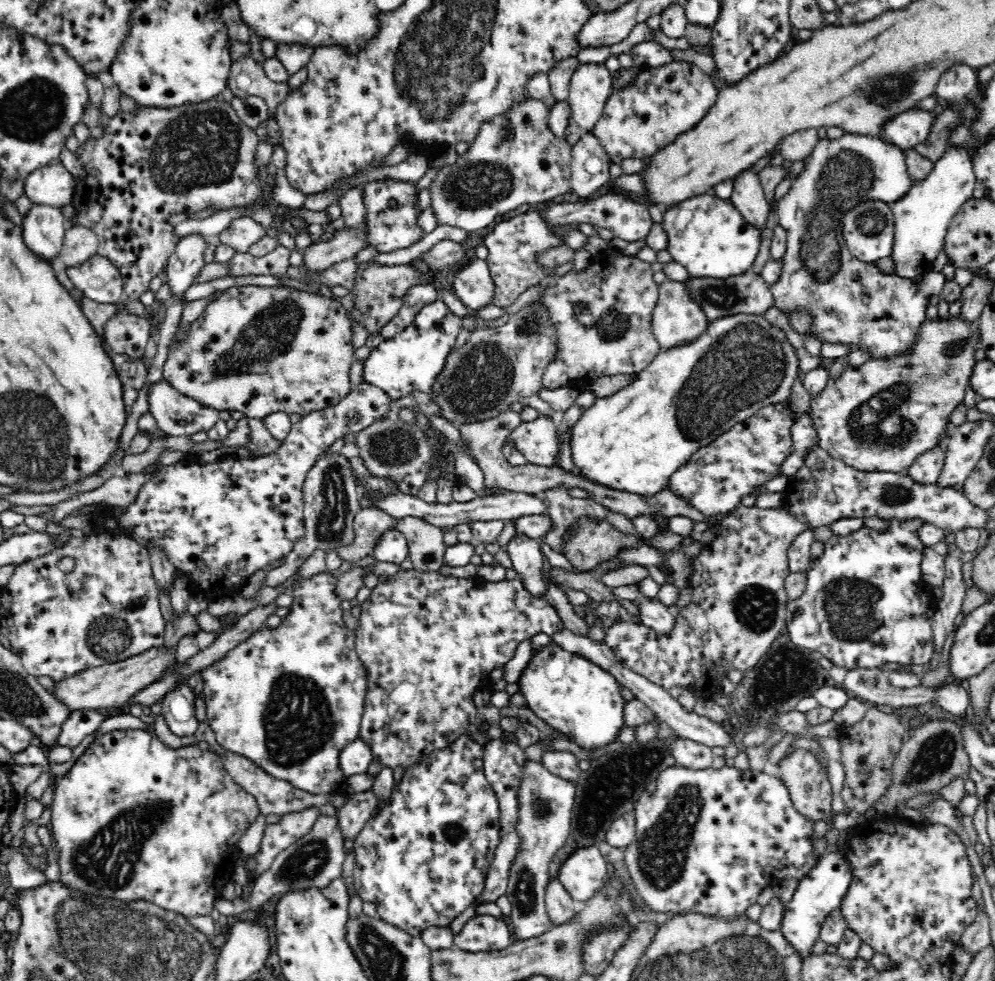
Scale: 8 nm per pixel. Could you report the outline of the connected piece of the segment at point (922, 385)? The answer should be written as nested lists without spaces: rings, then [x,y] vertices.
[[[960,315],[938,320],[926,317],[918,329],[916,342],[903,355],[893,359],[865,358],[858,367],[846,366],[838,378],[828,377],[825,388],[810,400],[809,415],[820,447],[860,471],[907,472],[918,456],[939,446],[942,434],[949,430],[950,414],[966,396],[977,362],[974,352],[979,339],[979,327],[964,321]]]

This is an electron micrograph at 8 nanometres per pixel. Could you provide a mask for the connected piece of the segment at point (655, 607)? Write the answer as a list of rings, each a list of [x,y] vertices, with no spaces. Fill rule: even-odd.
[[[641,595],[638,599],[639,615],[635,619],[653,629],[656,634],[666,636],[674,626],[675,612],[660,603],[658,598],[645,598]]]

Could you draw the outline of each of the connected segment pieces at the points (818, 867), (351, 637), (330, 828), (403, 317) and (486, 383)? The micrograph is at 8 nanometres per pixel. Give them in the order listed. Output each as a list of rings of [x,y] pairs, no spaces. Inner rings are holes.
[[[842,851],[826,852],[812,870],[799,881],[792,899],[785,903],[782,926],[779,929],[786,941],[800,953],[802,959],[811,955],[811,948],[819,939],[822,924],[830,911],[836,910],[846,894],[851,881],[851,868],[849,862],[842,855]]]
[[[329,570],[314,575],[314,578],[300,580],[294,590],[292,590],[292,604],[289,606],[289,613],[282,618],[281,623],[276,628],[267,626],[254,631],[249,637],[244,639],[236,648],[226,652],[222,660],[214,662],[201,670],[204,681],[203,696],[206,704],[206,716],[208,724],[214,731],[215,738],[224,749],[236,754],[240,754],[250,759],[256,766],[264,772],[278,780],[289,782],[292,786],[304,792],[316,795],[328,795],[336,790],[349,792],[347,778],[340,770],[338,760],[342,748],[349,742],[356,740],[361,731],[361,718],[365,706],[365,694],[367,693],[367,674],[364,663],[358,657],[355,649],[355,631],[348,629],[342,619],[342,600],[336,595],[336,584],[339,578],[332,575]]]
[[[321,816],[308,834],[278,854],[268,870],[254,879],[253,891],[246,902],[248,911],[259,911],[264,902],[268,902],[274,895],[328,886],[342,874],[342,863],[346,858],[344,840],[337,816]]]
[[[430,283],[416,284],[408,290],[402,308],[399,308],[398,314],[379,330],[379,335],[384,339],[390,339],[402,332],[414,321],[415,315],[423,306],[430,305],[436,300],[436,292],[434,285]]]
[[[540,301],[528,303],[515,314],[506,316],[505,323],[498,328],[487,327],[474,330],[462,347],[456,351],[453,348],[450,350],[442,372],[436,376],[430,388],[431,393],[437,394],[437,403],[442,411],[442,418],[455,424],[480,422],[508,410],[512,402],[536,395],[543,388],[542,377],[546,367],[554,360],[558,352],[556,340],[558,340],[556,327],[550,321],[550,315]]]

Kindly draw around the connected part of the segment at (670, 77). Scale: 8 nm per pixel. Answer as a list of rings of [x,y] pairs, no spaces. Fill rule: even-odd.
[[[675,60],[659,67],[641,67],[630,86],[613,90],[592,133],[605,148],[612,163],[619,163],[623,158],[648,160],[650,156],[666,148],[666,145],[672,144],[682,132],[694,128],[714,107],[719,91],[712,76],[704,73],[694,63]]]

